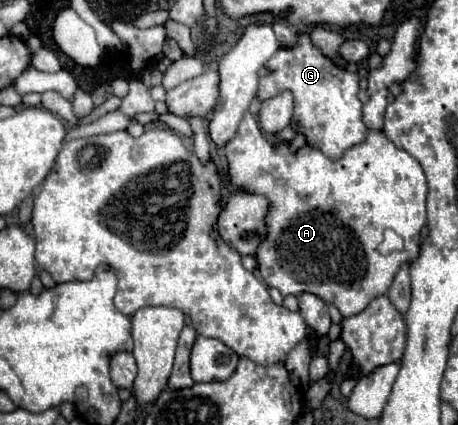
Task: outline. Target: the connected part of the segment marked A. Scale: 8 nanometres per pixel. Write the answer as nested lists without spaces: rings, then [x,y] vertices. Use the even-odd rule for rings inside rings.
[[[246,112],[236,136],[226,144],[226,158],[232,186],[268,196],[268,200],[272,200],[272,208],[268,208],[268,216],[264,218],[268,224],[268,236],[260,242],[260,248],[254,256],[262,280],[270,288],[280,290],[282,296],[300,296],[304,292],[312,292],[326,304],[334,304],[340,314],[348,318],[362,312],[372,298],[386,294],[398,268],[404,262],[414,260],[420,252],[420,236],[426,224],[426,176],[420,162],[392,144],[384,132],[368,130],[360,144],[344,152],[342,158],[332,160],[316,146],[306,144],[292,152],[288,140],[270,140],[262,132],[258,120]],[[388,228],[402,236],[404,250],[384,256],[378,252],[378,246],[384,230]]]

